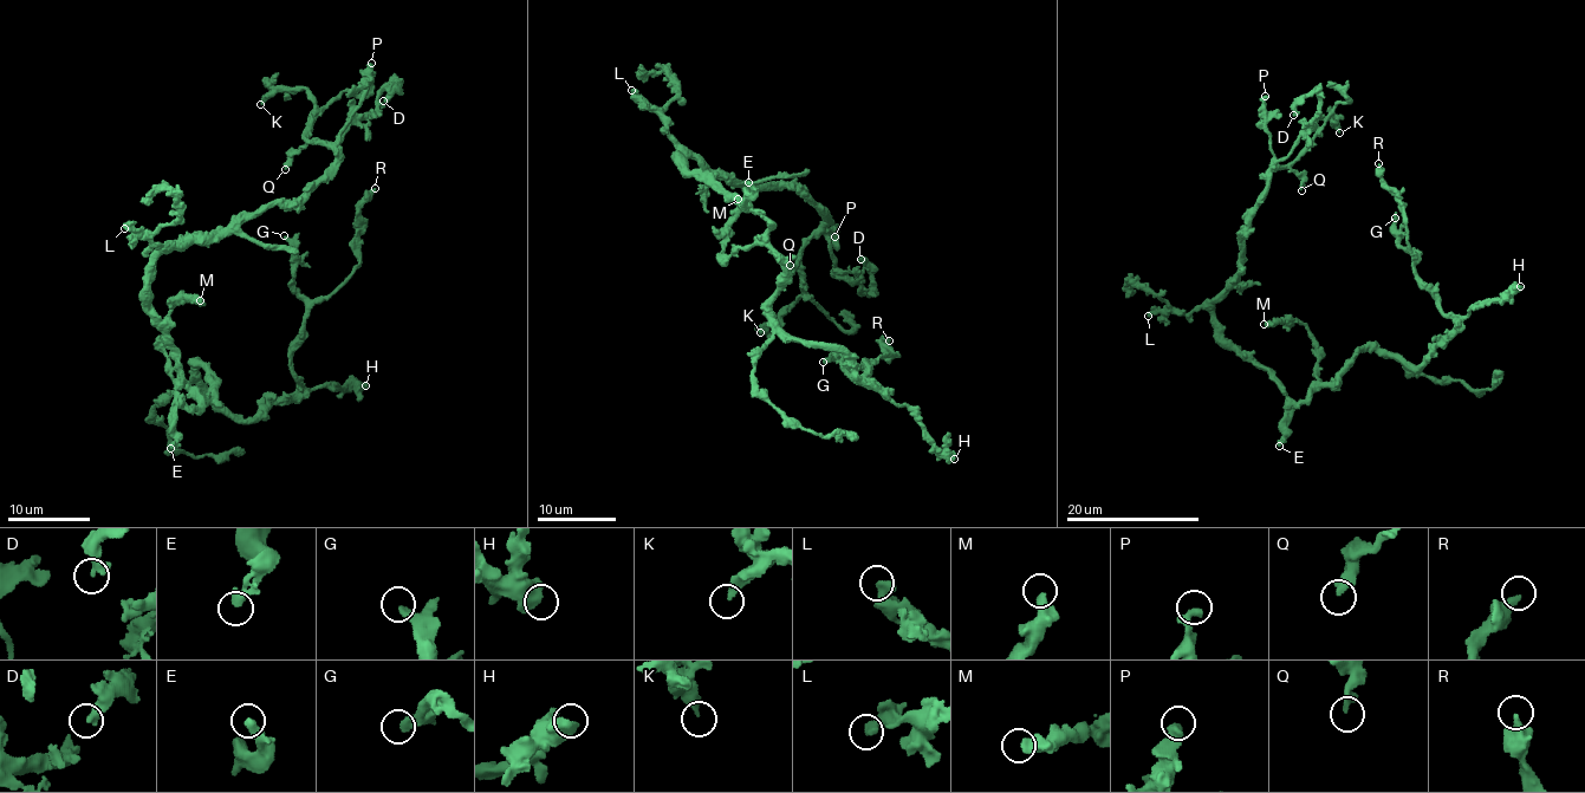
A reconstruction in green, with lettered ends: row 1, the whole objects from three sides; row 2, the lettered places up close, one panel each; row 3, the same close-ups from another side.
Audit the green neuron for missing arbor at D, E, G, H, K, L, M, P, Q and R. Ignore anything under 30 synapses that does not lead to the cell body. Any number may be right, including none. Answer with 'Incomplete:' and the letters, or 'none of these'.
Incomplete: none of these

